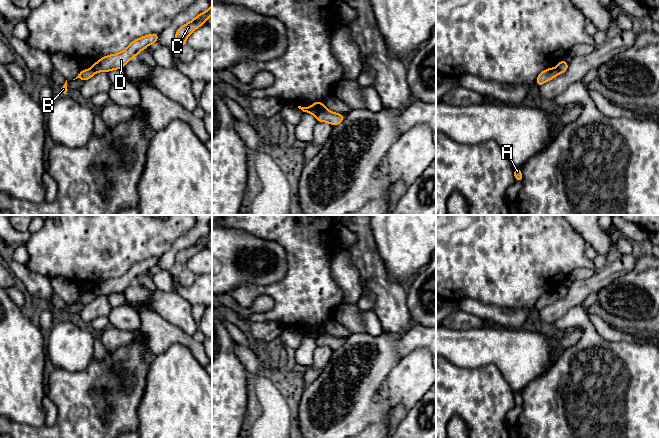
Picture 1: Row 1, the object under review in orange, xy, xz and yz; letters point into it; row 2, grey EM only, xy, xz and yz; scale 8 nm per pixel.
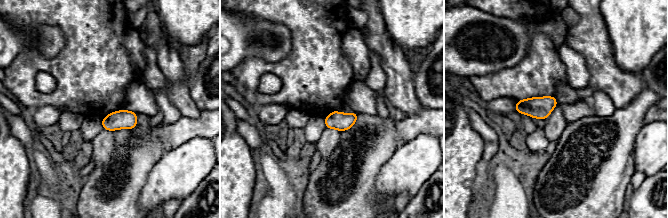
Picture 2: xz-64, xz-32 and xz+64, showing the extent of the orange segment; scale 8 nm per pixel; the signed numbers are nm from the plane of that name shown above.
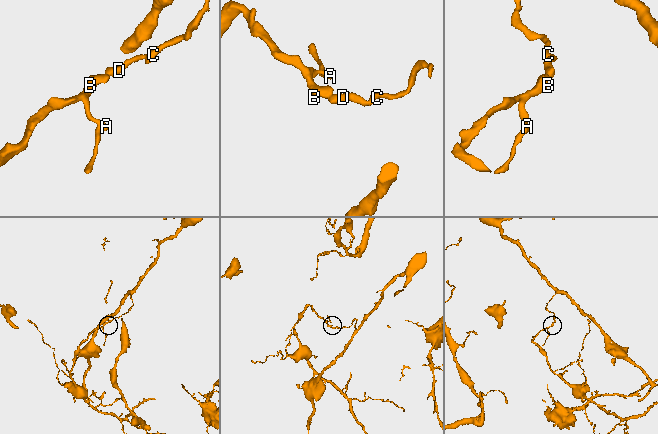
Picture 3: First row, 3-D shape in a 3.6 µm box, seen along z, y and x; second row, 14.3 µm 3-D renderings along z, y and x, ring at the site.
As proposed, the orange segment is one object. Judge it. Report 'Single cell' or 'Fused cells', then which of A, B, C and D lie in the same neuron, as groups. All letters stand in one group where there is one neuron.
Fused cells. Groups: A B / C D

